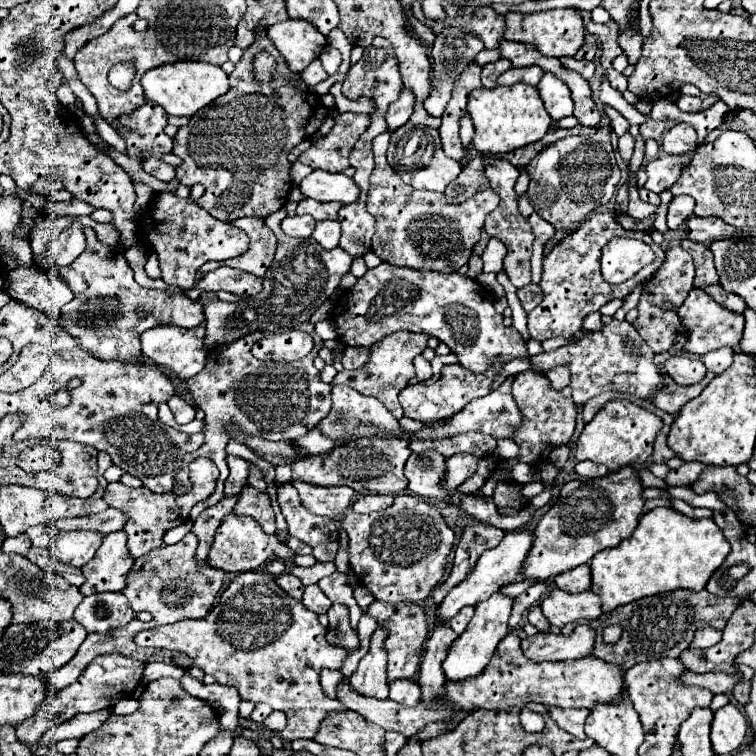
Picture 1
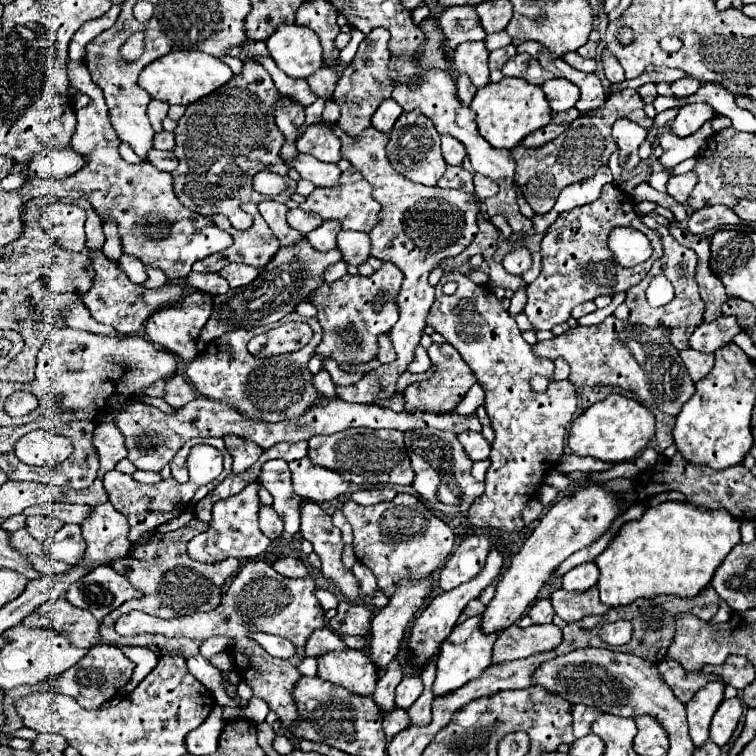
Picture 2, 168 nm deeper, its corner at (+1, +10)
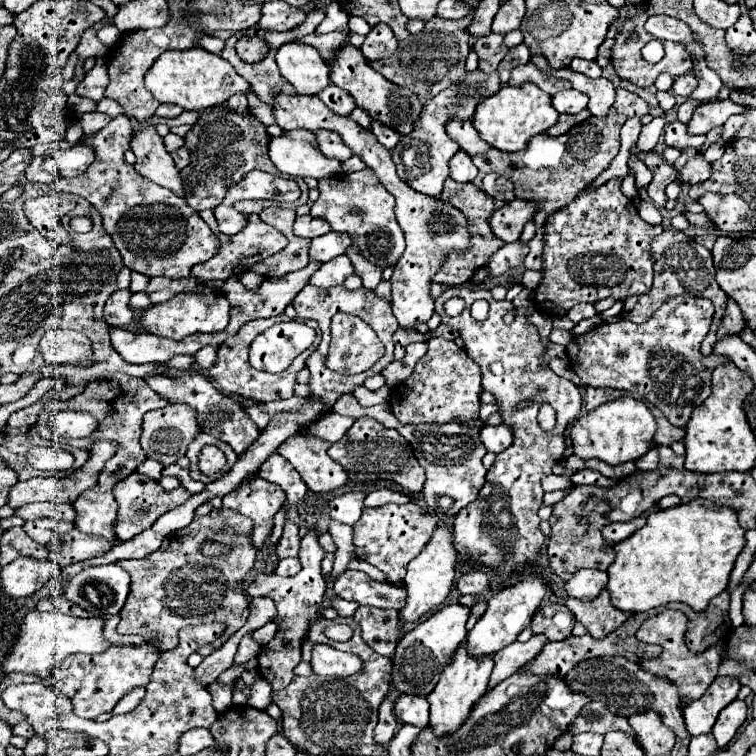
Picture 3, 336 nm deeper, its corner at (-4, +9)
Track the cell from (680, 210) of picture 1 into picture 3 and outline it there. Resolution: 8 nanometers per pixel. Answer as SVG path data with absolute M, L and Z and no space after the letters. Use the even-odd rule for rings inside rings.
M697 154L695 158L687 160L687 164L683 166L683 170L679 172L679 180L683 184L697 184L697 182L703 182L711 176L711 164L701 156Z

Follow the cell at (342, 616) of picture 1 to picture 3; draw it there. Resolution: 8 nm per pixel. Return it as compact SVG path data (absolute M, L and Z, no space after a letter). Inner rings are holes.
M359 606L353 620L361 626L363 640L381 656L391 656L395 652L395 644L407 632L407 626L399 622L399 610Z

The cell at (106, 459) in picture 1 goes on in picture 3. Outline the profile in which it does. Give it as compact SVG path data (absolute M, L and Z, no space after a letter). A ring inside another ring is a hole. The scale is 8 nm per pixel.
M95 442L91 458L75 470L67 478L31 478L25 482L17 482L11 488L9 494L9 506L19 508L31 502L59 502L59 504L71 504L77 500L77 496L93 486L97 482L97 474L101 472L101 466L105 464L105 458L113 456L113 442Z

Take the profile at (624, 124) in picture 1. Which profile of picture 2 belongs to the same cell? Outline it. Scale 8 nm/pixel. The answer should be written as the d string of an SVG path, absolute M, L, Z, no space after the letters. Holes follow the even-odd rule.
M618 119L612 127L612 135L620 147L620 165L624 169L634 169L640 163L638 147L646 139L648 131L630 119Z

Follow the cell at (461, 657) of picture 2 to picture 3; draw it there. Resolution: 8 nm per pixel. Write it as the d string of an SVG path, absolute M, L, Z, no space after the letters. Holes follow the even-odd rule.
M465 644L457 650L457 654L453 656L453 662L443 670L435 690L427 696L429 700L429 712L431 712L431 722L429 726L433 728L435 736L447 736L447 734L455 734L463 722L469 718L475 702L487 692L487 682L489 682L489 674L493 668L493 660L491 658L481 658L475 660L467 654Z

